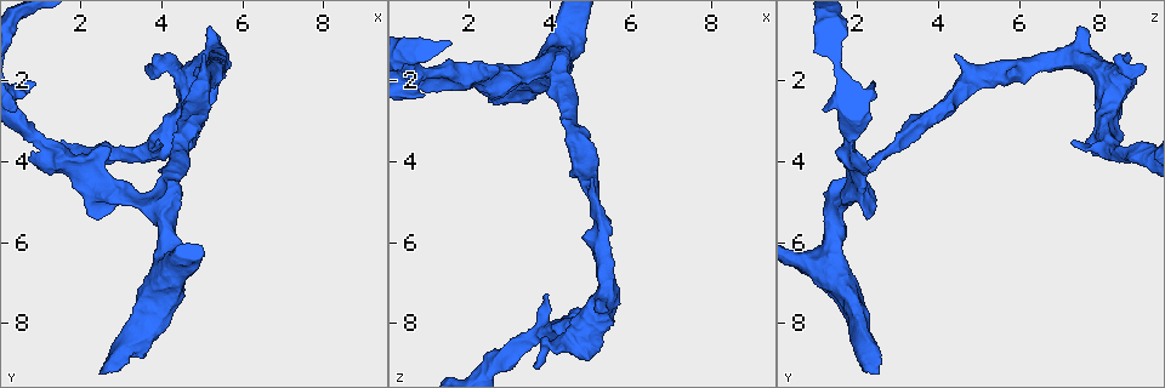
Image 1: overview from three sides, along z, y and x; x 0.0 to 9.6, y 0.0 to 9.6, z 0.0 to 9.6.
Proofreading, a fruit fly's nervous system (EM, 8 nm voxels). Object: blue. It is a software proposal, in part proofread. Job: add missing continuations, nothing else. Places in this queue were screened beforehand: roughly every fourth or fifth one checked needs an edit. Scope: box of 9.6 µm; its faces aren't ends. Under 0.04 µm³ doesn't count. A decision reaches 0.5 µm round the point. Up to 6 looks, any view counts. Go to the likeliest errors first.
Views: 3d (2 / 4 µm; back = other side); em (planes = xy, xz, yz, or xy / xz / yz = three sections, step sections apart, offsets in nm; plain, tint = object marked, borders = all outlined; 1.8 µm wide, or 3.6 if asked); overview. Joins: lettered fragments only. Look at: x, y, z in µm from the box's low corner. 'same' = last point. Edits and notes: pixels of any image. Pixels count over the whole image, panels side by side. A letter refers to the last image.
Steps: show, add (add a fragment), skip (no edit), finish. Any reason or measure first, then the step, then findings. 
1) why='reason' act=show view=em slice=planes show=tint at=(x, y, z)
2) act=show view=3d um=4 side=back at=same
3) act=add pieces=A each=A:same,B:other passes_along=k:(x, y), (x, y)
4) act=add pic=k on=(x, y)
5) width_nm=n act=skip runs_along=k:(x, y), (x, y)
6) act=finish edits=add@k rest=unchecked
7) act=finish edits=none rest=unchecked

why='stops while still wide' act=show view=em slice=planes show=borders at=(0.85, 2.05, 2.35)

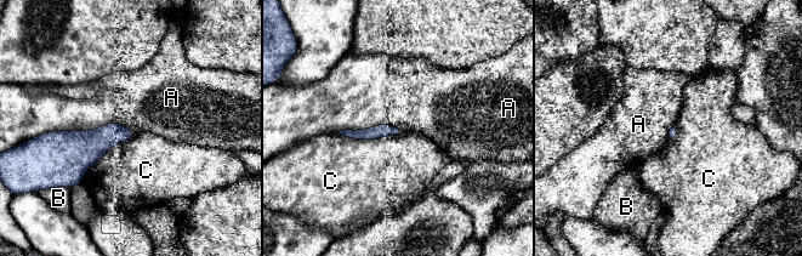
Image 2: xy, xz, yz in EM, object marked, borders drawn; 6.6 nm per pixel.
act=skip each=A:other,B:other,C:other runs_along=2:(398, 131), (347, 134) found='none of them fits'

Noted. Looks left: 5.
why='calibre changes' act=show view=em slice=yz step=4 show=borders at=(2.90, 8.90, 2.25)

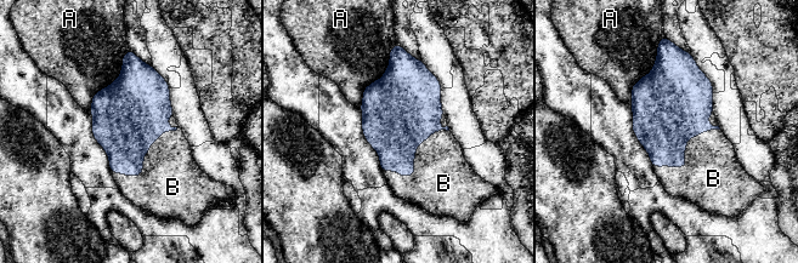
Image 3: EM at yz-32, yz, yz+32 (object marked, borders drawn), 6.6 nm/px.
why='another direction' act=show view=em slice=planes show=borders at=same

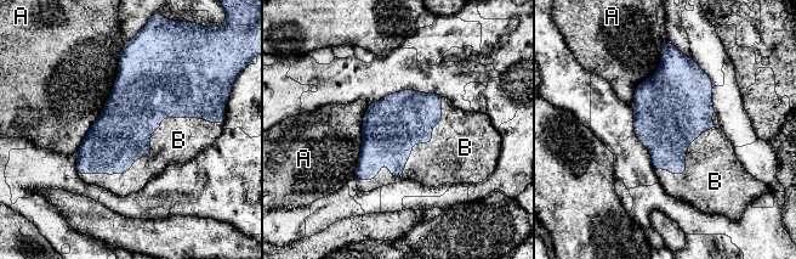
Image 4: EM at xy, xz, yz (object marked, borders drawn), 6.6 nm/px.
act=add pieces=B each=A:other,B:same found='it goes on there'

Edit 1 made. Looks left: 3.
act=show view=em um=3.6 slice=yz step=8 show=borders at=(2.50, 5.40, 2.35)

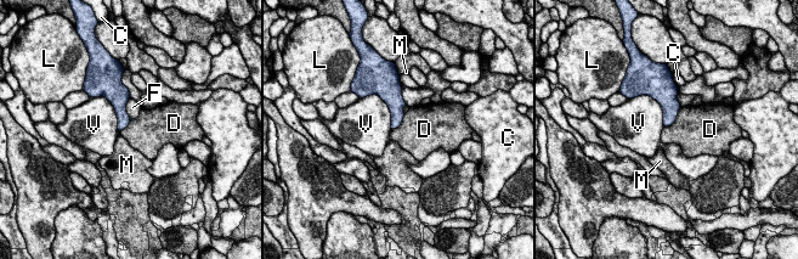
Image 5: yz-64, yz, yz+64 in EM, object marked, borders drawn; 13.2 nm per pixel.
act=show view=em um=3.6 slice=planes show=borders at=same

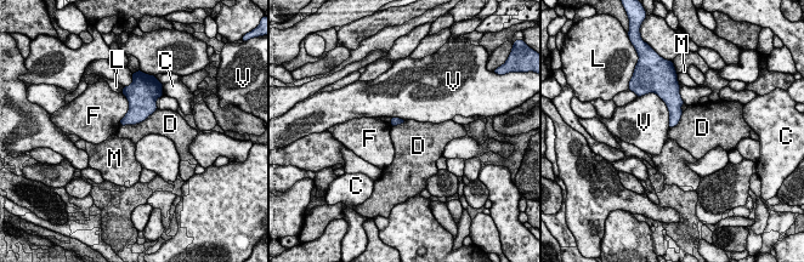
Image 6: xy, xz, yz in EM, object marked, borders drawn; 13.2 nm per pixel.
act=skip each=C:other,D:other,F:other,L:other,M:other,V:other border=6:(157, 108), (139, 123), (120, 125) found='none of them fits'

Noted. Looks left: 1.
act=finish edits=add@4 rest=unchecked

